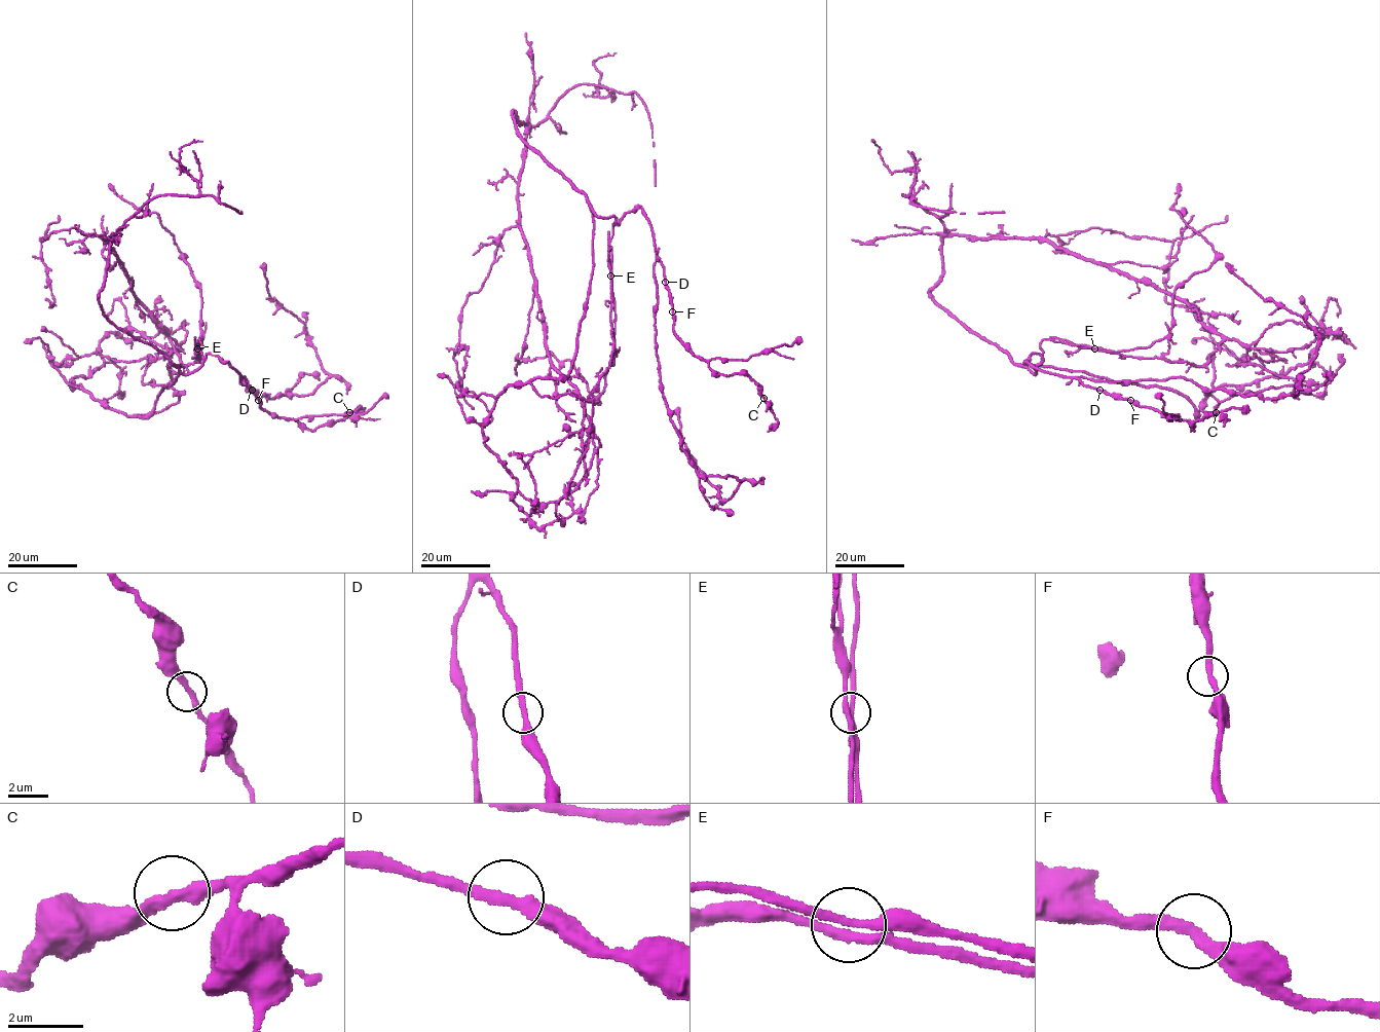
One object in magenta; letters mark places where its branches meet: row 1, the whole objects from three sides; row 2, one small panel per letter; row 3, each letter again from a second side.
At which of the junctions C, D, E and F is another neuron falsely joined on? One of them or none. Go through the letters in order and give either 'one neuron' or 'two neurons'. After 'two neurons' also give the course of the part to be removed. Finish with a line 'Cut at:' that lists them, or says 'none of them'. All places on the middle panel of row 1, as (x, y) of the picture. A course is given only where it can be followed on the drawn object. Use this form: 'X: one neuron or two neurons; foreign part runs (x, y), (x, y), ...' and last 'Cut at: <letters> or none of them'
C: one neuron
D: one neuron
E: one neuron
F: one neuron
Cut at: none of them

